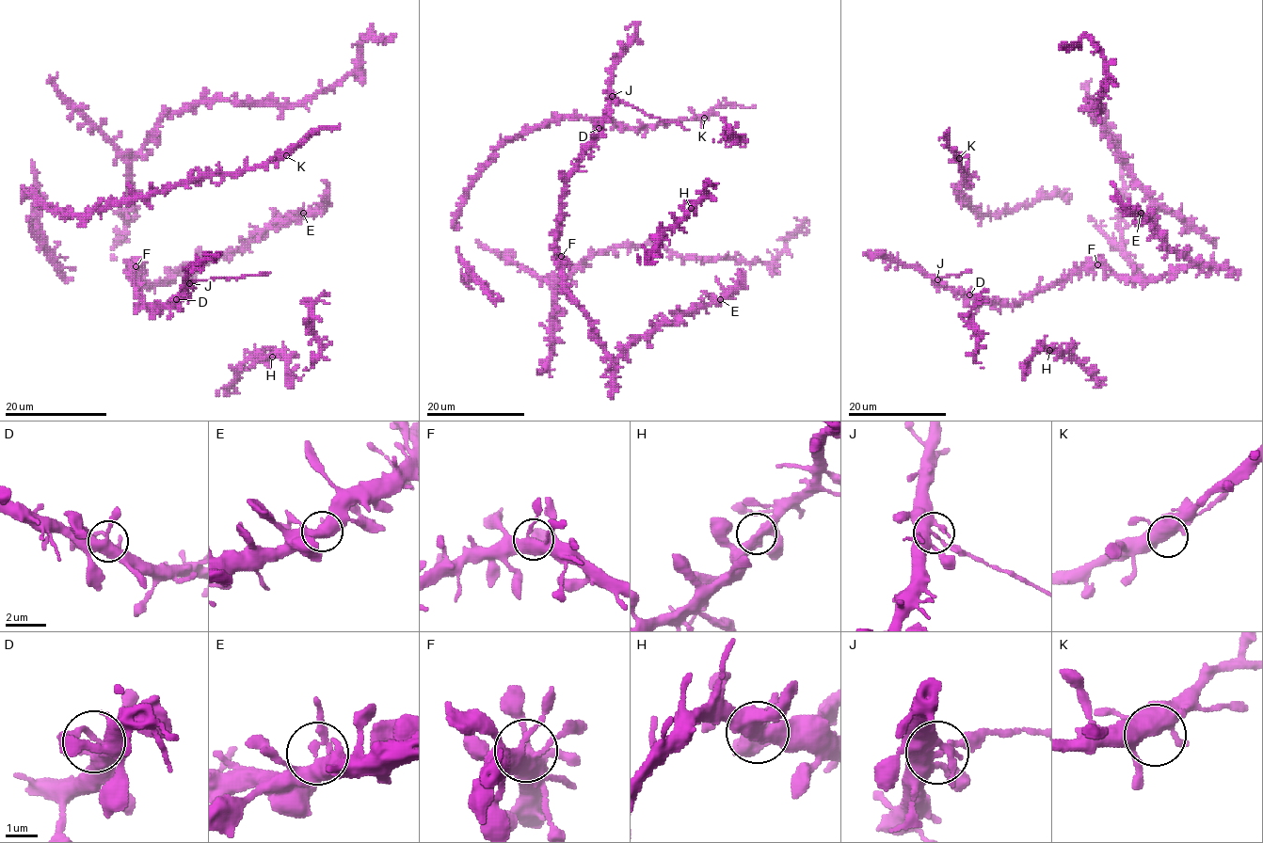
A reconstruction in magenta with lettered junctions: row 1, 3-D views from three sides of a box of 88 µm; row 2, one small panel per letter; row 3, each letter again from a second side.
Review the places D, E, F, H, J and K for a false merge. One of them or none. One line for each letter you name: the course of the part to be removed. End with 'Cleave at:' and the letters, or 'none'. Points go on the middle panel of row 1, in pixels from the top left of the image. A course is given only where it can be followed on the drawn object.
J: foreign part runs (613, 96), (647, 116), (679, 122), (688, 130)
Cleave at: J

